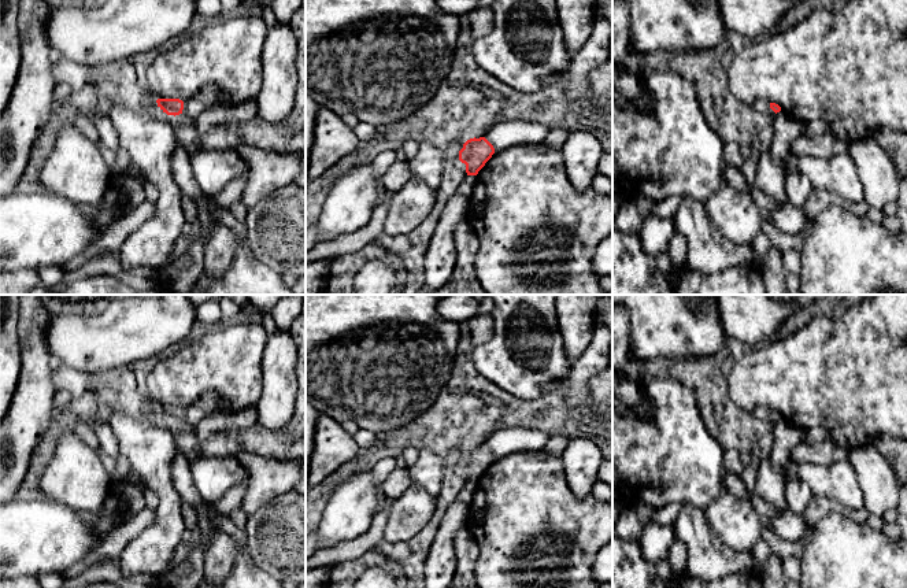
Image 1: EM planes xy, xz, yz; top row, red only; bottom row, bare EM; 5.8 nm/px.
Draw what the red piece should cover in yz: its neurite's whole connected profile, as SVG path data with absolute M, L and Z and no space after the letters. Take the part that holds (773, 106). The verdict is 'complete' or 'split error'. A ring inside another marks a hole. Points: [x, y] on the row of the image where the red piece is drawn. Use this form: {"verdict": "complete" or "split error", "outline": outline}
{"verdict": "split error", "outline": "M759 99L759 100L756 100L752 104L752 107L756 111L769 115L770 118L774 118L774 115L781 111L781 107L778 104L770 103L767 99Z"}

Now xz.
{"verdict": "split error", "outline": "M503 122L484 137L467 140L459 151L459 160L466 164L467 175L477 175L496 151L522 144L541 144L547 134L548 129L537 122Z"}

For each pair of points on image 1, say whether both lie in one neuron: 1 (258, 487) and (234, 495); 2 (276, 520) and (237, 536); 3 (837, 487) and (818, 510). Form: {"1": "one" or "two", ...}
{"1": "two", "2": "two", "3": "two"}

